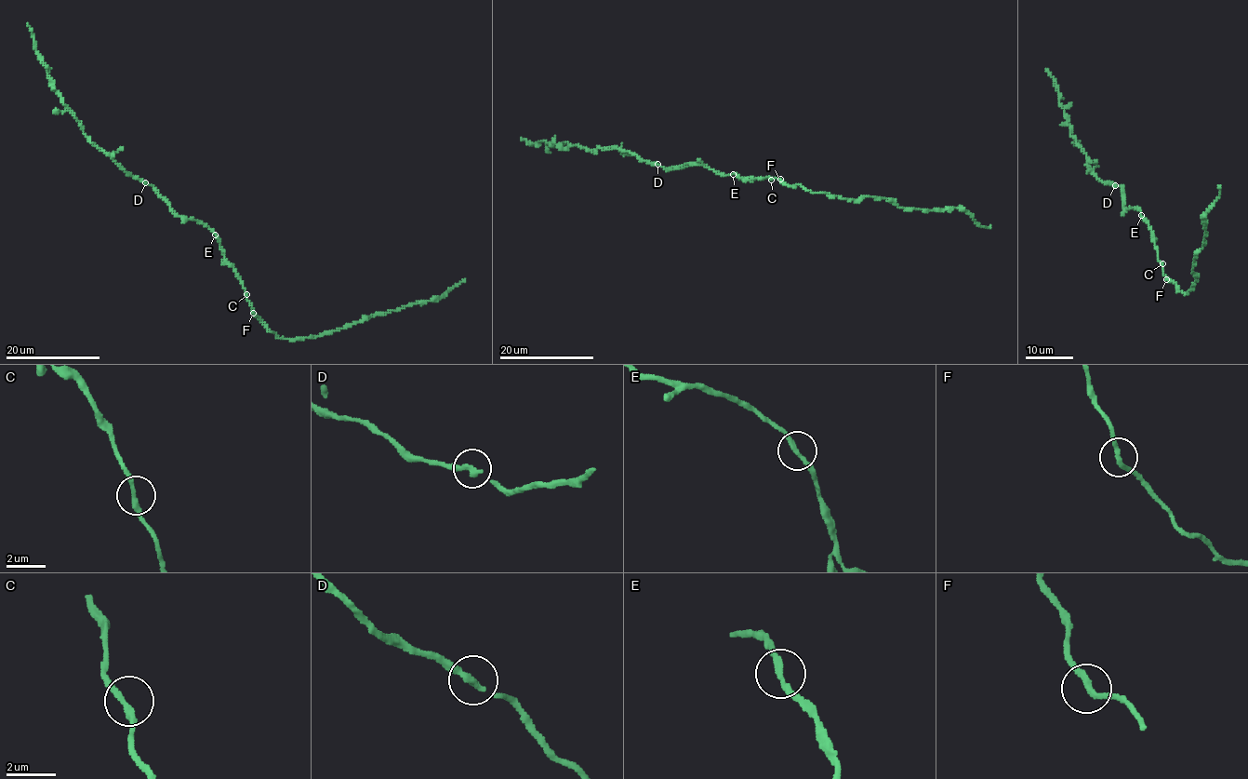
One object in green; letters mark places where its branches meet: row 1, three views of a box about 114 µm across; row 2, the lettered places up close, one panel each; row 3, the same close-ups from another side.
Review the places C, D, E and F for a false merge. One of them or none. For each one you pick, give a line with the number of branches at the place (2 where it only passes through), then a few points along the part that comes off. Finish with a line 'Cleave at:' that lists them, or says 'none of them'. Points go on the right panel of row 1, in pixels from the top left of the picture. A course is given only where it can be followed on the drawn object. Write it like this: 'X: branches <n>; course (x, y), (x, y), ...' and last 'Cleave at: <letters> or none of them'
Cleave at: none of them

